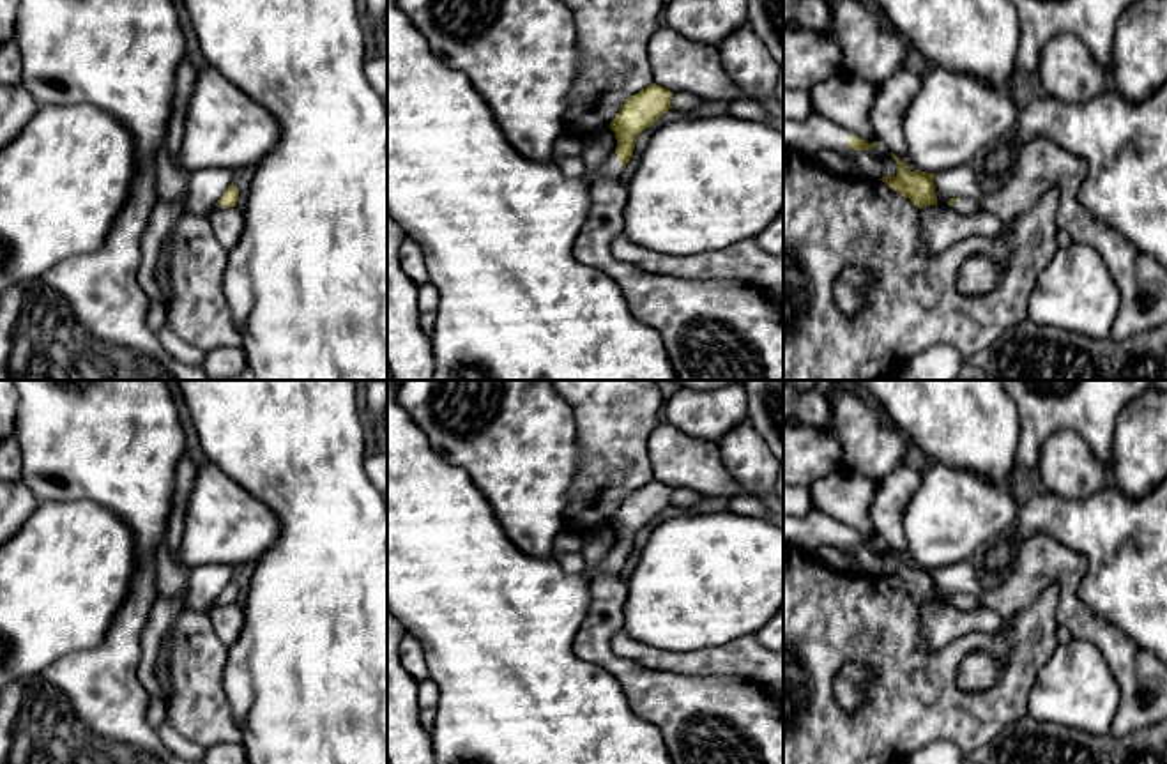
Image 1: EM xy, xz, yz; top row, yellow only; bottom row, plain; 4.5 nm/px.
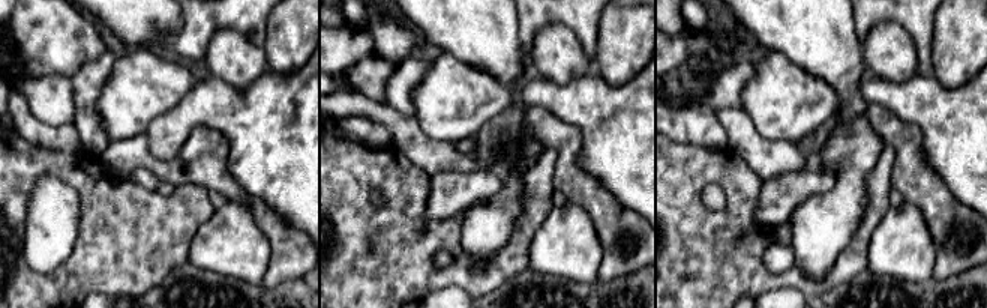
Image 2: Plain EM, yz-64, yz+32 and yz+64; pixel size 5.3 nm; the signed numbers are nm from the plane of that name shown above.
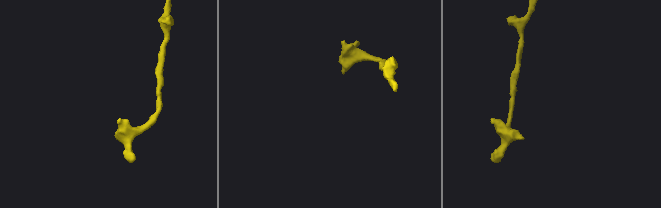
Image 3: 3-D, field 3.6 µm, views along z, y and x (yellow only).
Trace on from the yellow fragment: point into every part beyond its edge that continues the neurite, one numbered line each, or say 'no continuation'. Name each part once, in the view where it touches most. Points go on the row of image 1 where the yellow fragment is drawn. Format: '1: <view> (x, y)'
1: xz (612, 167)

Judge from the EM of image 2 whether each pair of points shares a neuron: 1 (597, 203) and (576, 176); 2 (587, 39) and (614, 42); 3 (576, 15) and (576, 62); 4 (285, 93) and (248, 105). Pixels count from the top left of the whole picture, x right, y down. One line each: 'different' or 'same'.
1: same
2: different
3: different
4: same

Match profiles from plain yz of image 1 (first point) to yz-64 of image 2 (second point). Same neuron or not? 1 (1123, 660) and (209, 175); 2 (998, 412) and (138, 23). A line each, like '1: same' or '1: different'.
1: same
2: same

